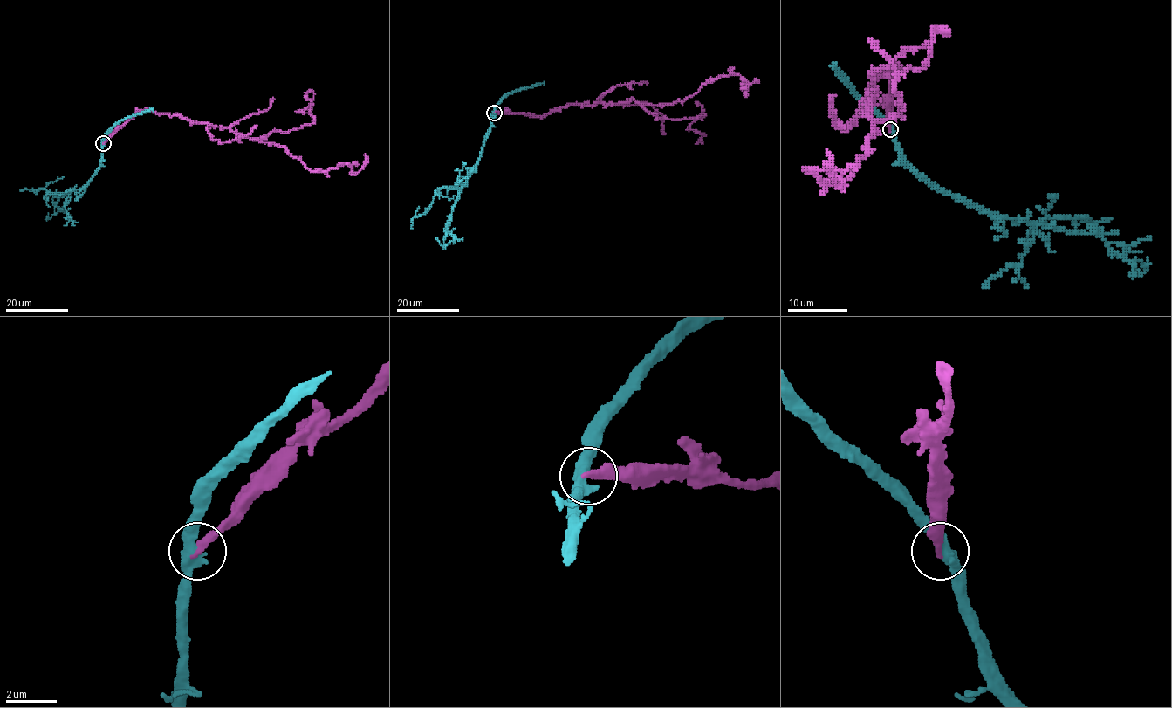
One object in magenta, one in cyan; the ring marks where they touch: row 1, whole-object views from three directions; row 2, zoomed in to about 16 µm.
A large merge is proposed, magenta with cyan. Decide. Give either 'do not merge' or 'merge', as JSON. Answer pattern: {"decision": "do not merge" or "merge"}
{"decision": "do not merge"}

